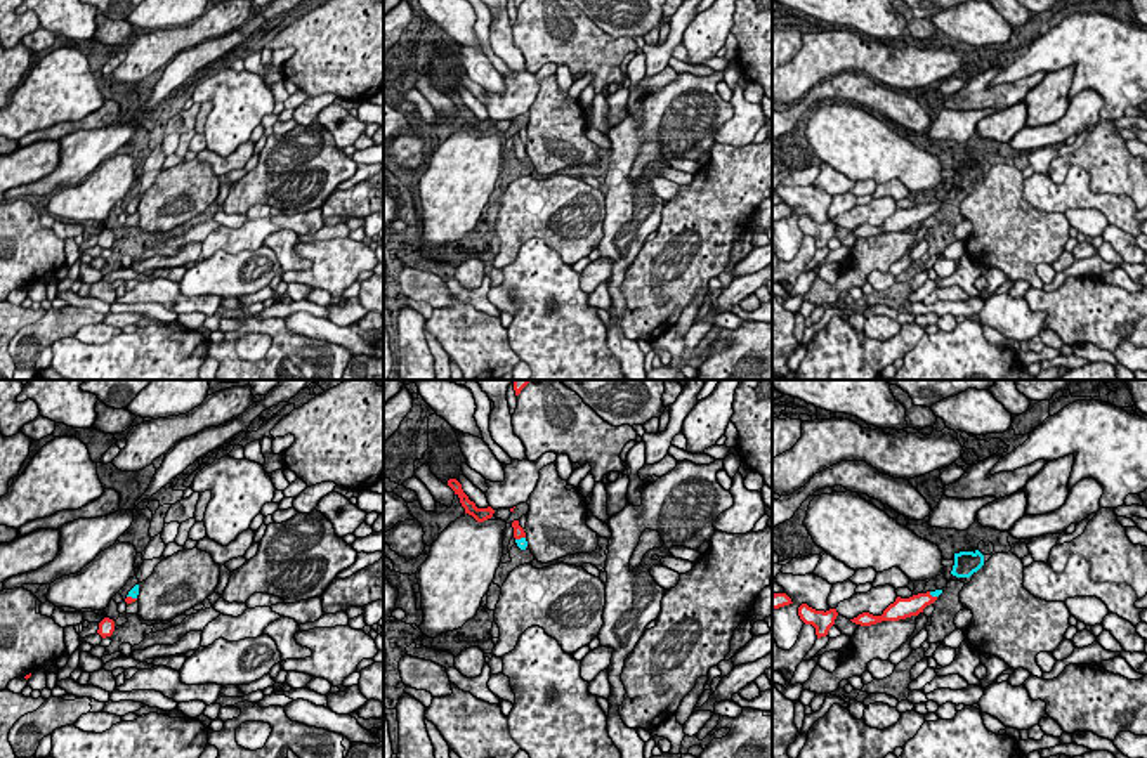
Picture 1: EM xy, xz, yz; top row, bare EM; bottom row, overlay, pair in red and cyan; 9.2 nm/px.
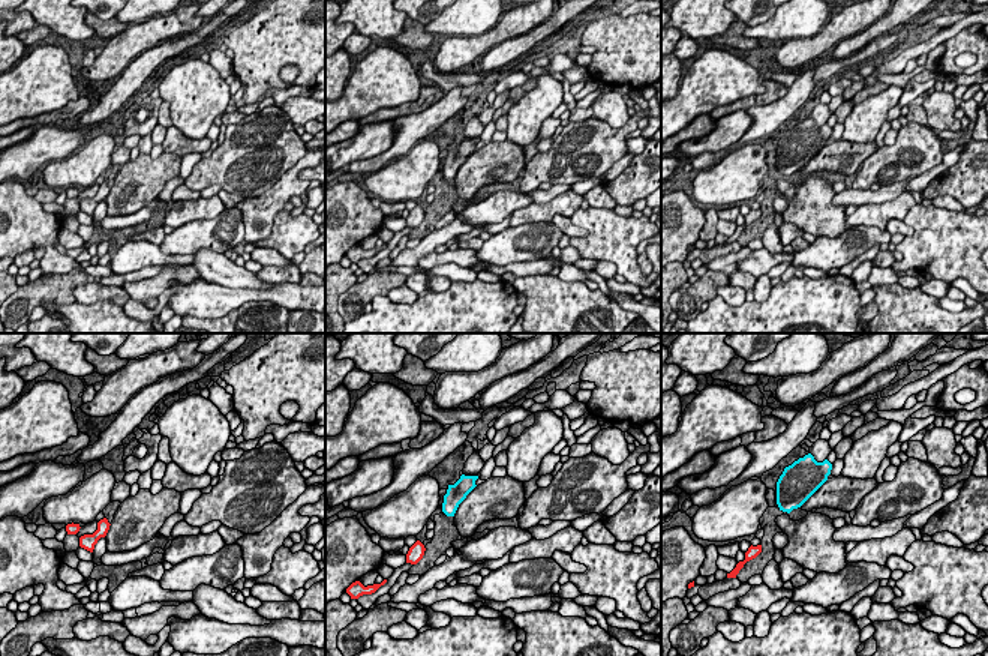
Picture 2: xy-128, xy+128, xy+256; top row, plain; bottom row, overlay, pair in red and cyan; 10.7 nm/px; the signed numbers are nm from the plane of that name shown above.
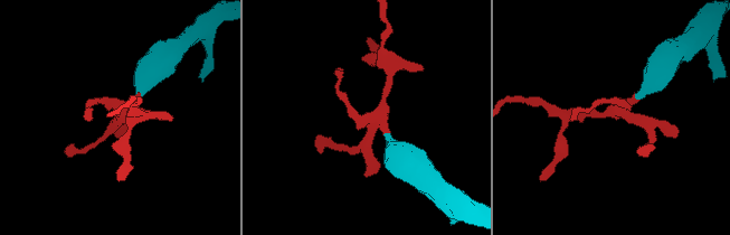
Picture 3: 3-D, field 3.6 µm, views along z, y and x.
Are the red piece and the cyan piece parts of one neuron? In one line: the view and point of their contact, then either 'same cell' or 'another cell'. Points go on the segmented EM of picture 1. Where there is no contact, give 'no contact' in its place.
contact xy (131, 597); same cell

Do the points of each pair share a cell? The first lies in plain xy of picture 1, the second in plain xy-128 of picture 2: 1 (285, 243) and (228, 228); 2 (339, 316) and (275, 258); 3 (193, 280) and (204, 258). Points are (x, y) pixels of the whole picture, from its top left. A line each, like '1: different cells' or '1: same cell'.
1: different cells
2: different cells
3: different cells

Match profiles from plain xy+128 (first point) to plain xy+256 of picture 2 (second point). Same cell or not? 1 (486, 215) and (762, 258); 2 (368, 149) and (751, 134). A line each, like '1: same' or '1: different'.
1: different
2: different

